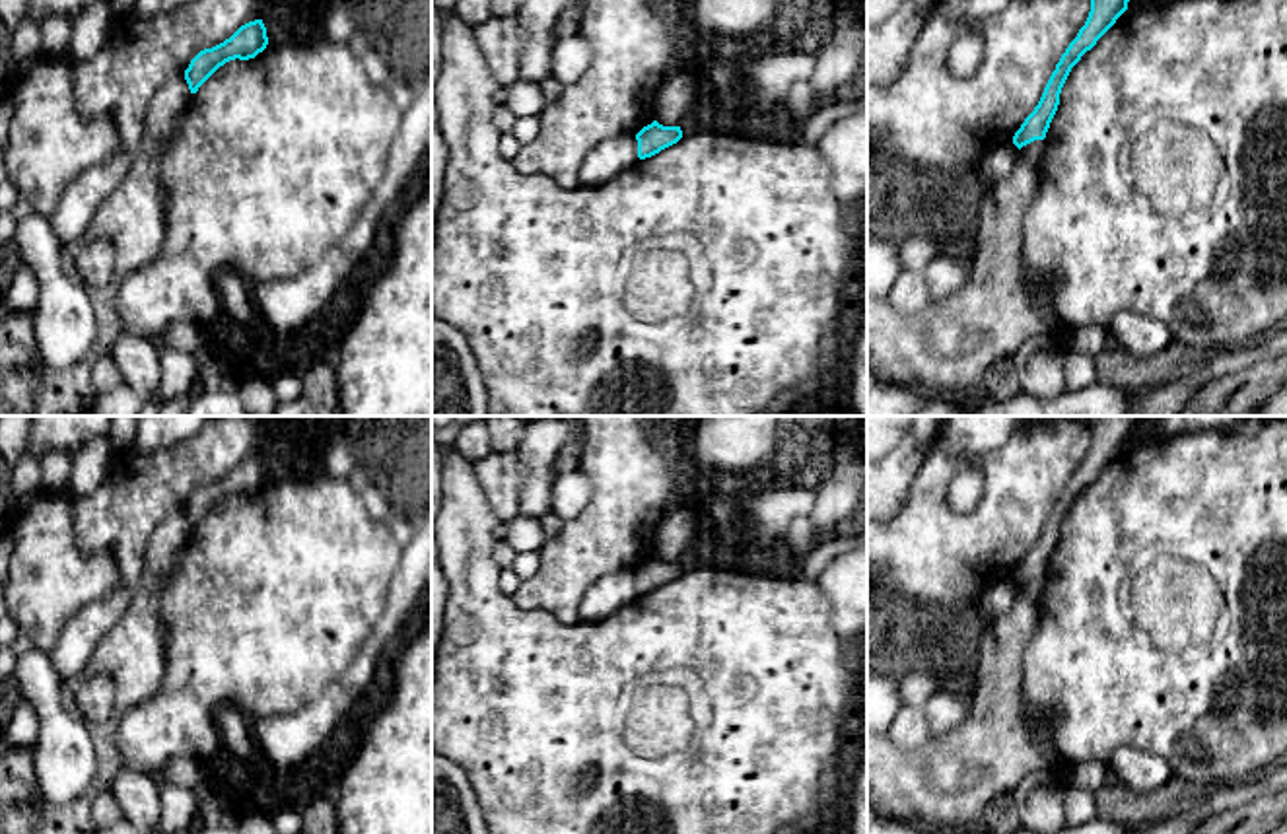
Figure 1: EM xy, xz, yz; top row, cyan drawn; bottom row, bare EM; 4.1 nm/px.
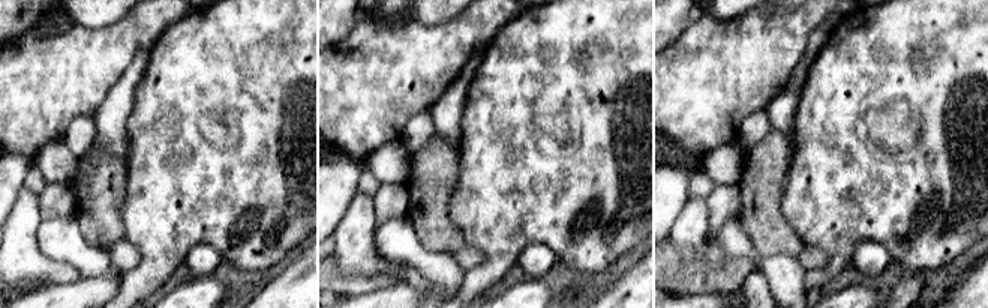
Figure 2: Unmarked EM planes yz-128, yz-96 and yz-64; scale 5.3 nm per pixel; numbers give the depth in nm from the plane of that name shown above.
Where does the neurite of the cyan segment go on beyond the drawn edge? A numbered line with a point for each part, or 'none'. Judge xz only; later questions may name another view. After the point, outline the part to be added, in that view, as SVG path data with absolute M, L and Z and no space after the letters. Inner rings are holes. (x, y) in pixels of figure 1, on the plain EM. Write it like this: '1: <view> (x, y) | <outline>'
none

